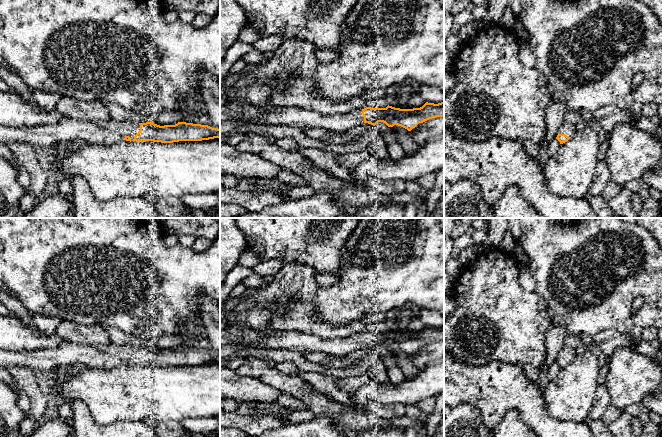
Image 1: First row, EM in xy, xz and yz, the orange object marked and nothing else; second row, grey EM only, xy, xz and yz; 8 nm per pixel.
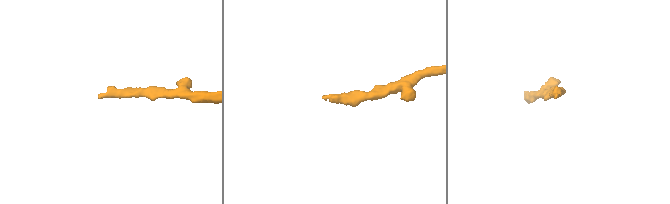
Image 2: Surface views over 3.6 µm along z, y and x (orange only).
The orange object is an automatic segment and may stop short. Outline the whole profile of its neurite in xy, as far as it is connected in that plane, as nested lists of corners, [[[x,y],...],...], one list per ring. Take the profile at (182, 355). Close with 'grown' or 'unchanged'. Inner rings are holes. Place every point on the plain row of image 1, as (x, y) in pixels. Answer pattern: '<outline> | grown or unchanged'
[[[62,343],[51,349],[31,351],[0,350],[0,368],[27,367],[43,373],[62,365],[82,364],[90,368],[113,368],[121,364],[173,367],[220,362],[220,353],[208,349],[178,346],[160,350],[153,346],[84,345]]] | grown

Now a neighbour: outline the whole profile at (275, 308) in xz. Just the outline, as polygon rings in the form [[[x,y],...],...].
[[[268,304],[266,309],[269,310],[273,315],[282,314],[286,311],[287,304]]]

